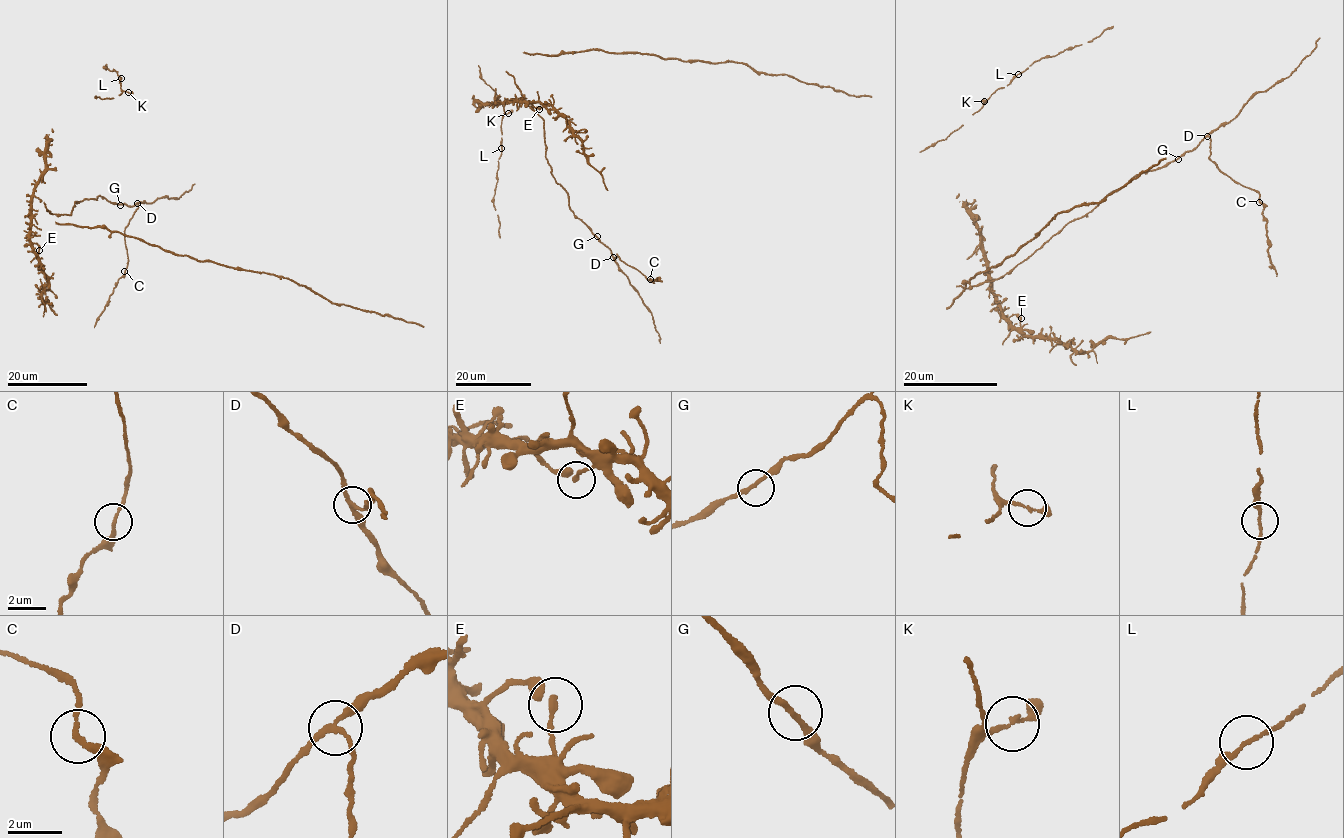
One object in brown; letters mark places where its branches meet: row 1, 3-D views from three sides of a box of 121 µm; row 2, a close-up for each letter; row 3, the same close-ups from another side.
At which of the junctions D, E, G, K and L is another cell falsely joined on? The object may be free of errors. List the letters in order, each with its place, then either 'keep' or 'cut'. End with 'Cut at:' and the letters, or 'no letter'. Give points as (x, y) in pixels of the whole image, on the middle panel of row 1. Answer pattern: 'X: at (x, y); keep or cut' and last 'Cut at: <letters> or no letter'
D: at (613, 257); cut
E: at (539, 109); keep
G: at (597, 236); keep
K: at (508, 113); keep
L: at (501, 148); keep
Cut at: D

